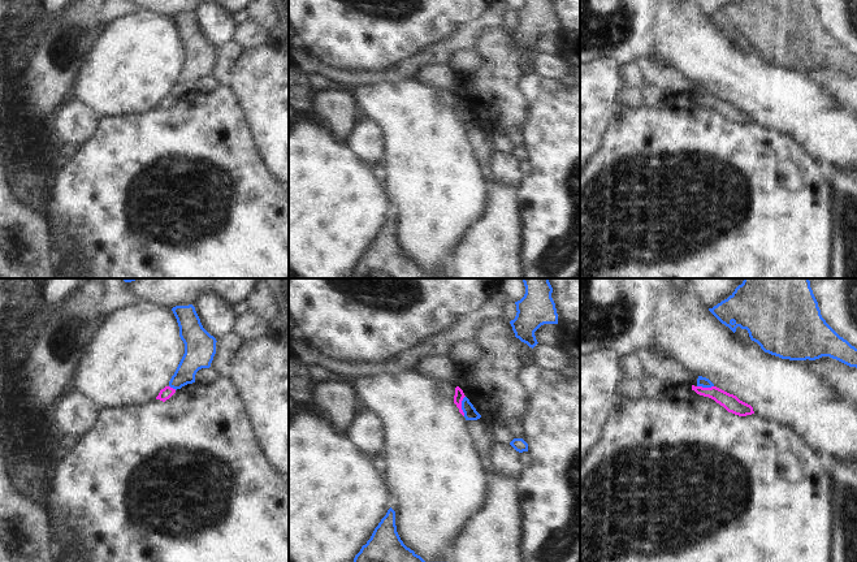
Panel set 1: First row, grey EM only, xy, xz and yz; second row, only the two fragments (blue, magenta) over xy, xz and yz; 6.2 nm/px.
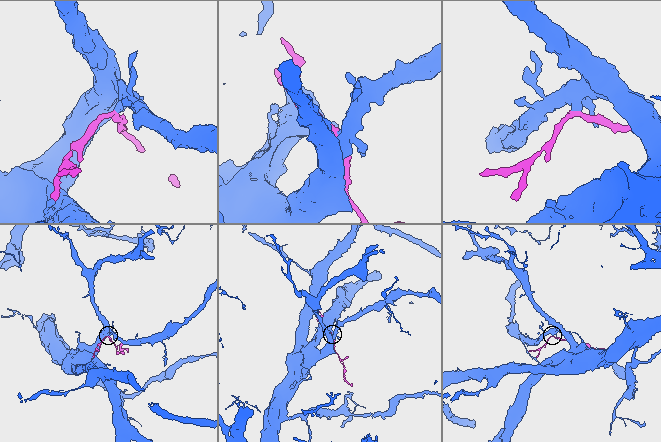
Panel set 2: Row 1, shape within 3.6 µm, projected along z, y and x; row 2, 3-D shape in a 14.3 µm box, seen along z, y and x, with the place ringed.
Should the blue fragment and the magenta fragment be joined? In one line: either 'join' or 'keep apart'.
keep apart

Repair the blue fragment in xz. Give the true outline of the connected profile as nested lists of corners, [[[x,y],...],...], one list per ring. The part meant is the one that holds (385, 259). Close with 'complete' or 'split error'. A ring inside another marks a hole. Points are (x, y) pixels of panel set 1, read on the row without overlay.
[[[390,216],[354,267],[351,278],[453,278],[449,271],[425,271],[401,248]]]; complete

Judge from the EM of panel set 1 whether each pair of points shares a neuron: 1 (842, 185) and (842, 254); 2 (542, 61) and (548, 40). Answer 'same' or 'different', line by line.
1: same
2: different

